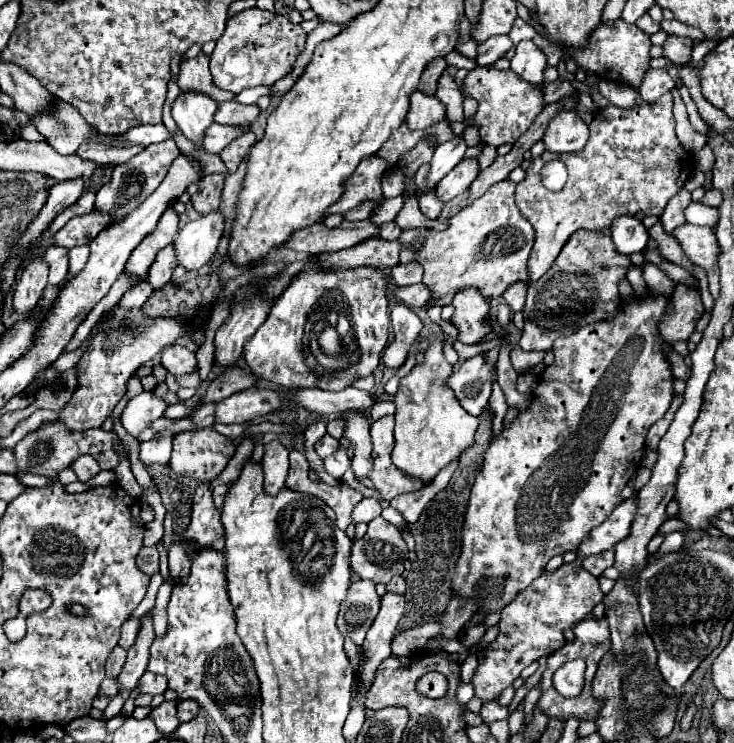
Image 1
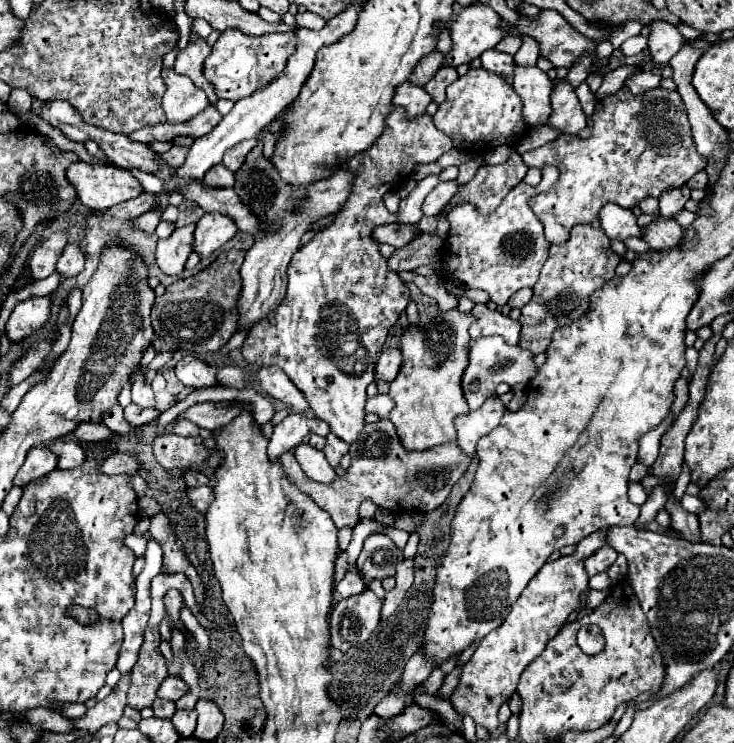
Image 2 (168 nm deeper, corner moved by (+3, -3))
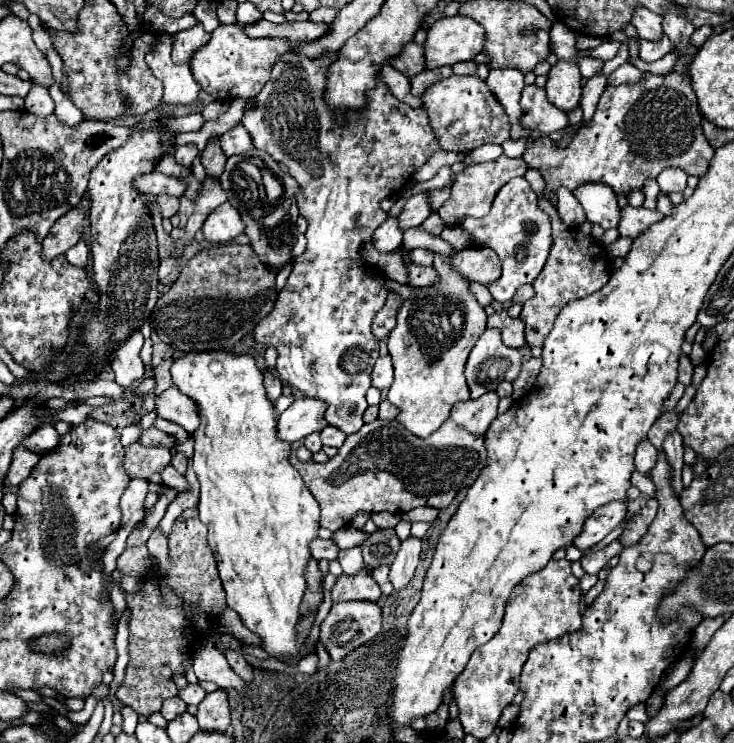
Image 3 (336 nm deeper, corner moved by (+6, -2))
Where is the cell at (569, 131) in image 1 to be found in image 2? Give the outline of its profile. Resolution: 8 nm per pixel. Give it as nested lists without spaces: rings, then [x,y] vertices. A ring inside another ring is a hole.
[[[561,79],[553,87],[551,107],[553,107],[553,115],[549,119],[549,125],[559,129],[561,133],[577,135],[585,127],[585,113],[575,95],[575,87],[571,87],[569,81]]]

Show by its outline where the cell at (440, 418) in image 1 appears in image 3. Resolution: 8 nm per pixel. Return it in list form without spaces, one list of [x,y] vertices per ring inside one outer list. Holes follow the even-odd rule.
[[[436,254],[434,268],[440,274],[438,284],[418,288],[414,296],[402,304],[398,312],[398,324],[388,336],[388,350],[394,364],[394,382],[388,390],[388,400],[400,410],[396,420],[418,438],[428,438],[432,432],[436,432],[448,420],[450,408],[456,402],[464,402],[470,398],[470,390],[464,378],[464,364],[472,346],[486,330],[486,318],[488,318],[484,308],[468,292],[468,280],[450,268],[446,256]]]

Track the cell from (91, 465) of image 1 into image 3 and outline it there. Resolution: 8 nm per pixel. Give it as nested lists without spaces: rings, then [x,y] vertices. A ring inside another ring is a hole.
[[[44,426],[44,430],[36,430],[36,434],[32,434],[32,438],[24,442],[24,446],[28,446],[28,450],[36,454],[56,452],[60,446],[60,434],[56,432],[54,426]]]

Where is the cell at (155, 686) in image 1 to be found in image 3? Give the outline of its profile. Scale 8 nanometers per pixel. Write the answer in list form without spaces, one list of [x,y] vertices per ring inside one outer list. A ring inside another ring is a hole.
[[[188,684],[186,688],[178,690],[178,698],[182,698],[186,704],[200,704],[204,696],[206,696],[206,690],[200,688],[198,684]]]

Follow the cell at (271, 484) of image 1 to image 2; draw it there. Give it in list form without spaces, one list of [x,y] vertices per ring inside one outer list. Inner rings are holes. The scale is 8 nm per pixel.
[[[299,413],[287,415],[281,423],[275,425],[273,437],[267,447],[269,457],[273,461],[279,459],[285,451],[291,451],[293,447],[297,447],[309,433],[317,433],[325,437],[329,433],[329,425],[323,423],[321,419],[315,419],[313,415],[299,415]]]

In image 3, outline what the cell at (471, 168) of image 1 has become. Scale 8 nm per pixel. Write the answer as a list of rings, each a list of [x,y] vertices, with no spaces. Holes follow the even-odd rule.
[[[420,192],[416,196],[412,196],[404,210],[400,212],[400,228],[412,228],[412,226],[420,226],[428,216],[432,214],[432,206],[430,206],[430,196],[428,192]]]

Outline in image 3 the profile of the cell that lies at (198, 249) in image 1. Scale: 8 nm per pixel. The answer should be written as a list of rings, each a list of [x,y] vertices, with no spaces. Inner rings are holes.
[[[224,202],[206,218],[202,232],[208,242],[228,242],[244,232],[244,224],[234,206]]]

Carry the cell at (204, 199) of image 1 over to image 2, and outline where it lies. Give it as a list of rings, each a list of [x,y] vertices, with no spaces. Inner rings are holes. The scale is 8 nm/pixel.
[[[217,163],[215,167],[211,167],[211,171],[207,171],[205,185],[209,187],[233,187],[233,171],[227,171],[227,167],[223,167],[223,163]]]

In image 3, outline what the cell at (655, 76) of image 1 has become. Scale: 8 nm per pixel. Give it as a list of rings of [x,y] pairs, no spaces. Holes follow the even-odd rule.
[[[630,62],[622,64],[620,68],[616,68],[610,76],[608,76],[608,84],[612,86],[620,86],[620,84],[638,84],[644,78],[644,72],[640,72],[636,66],[632,66]]]

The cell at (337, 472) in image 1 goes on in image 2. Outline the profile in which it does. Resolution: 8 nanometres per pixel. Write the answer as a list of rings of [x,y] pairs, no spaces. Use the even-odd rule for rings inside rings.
[[[335,433],[327,435],[327,445],[325,445],[325,457],[331,463],[331,467],[339,465],[339,459],[349,451],[349,445],[343,443],[343,439],[339,439]]]

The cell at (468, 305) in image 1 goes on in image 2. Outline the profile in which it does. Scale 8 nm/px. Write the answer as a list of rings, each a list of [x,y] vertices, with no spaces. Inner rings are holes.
[[[475,305],[471,311],[477,321],[469,327],[469,335],[473,341],[485,337],[485,335],[501,335],[505,343],[517,345],[519,343],[519,333],[521,333],[521,323],[513,321],[511,317],[505,317],[499,311],[487,309],[487,305]]]

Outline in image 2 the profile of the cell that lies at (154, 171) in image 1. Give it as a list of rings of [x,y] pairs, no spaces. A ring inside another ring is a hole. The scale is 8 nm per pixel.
[[[173,145],[167,153],[163,153],[163,161],[169,163],[169,165],[181,165],[183,159],[187,157],[187,147],[179,147],[179,145]]]

